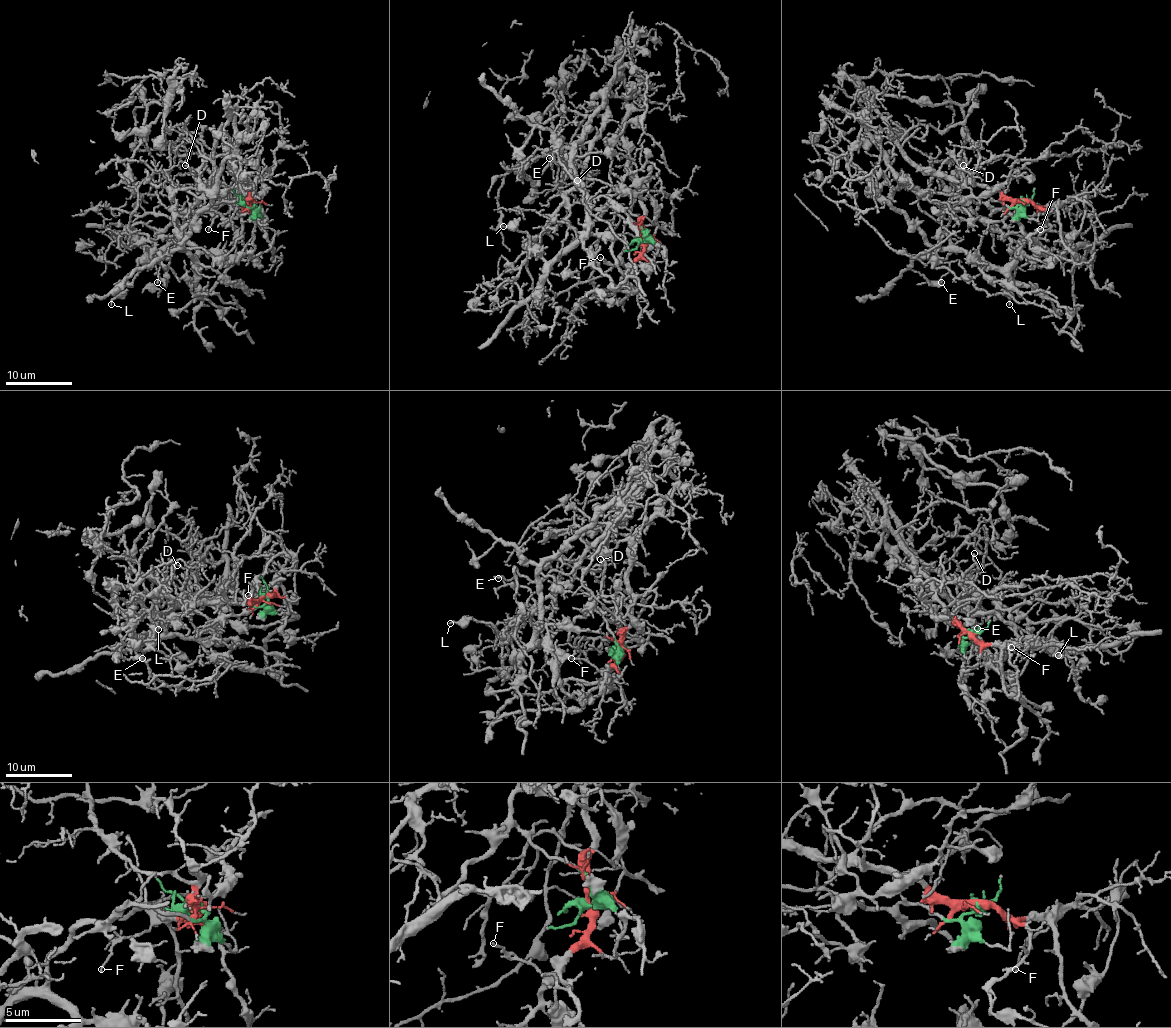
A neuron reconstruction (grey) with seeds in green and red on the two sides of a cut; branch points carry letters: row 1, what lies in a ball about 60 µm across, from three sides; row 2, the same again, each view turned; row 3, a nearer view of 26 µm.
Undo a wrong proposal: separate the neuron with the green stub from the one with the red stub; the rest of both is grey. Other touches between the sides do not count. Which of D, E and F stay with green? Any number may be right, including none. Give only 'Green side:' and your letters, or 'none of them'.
Green side: none of them

